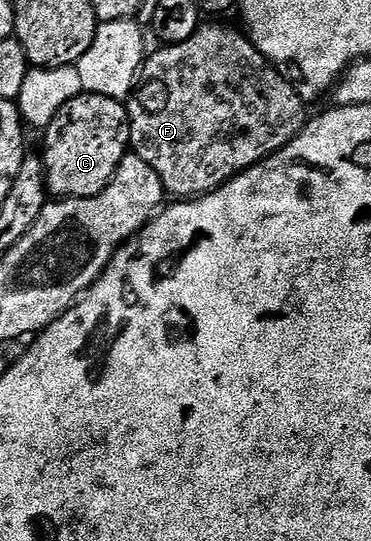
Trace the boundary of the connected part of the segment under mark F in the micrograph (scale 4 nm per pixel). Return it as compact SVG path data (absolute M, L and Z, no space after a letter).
M205 22L196 30L194 37L189 37L189 39L181 43L169 43L159 49L161 51L156 51L153 55L151 52L145 58L135 90L132 91L126 106L128 108L130 137L132 138L131 150L138 157L142 157L142 161L146 161L146 165L150 165L150 169L154 169L154 173L158 173L165 192L169 196L183 201L217 191L223 183L233 179L239 171L250 169L256 163L261 163L264 159L271 157L276 151L282 150L303 129L306 122L306 114L304 115L306 100L300 96L293 80L277 71L276 66L253 45L251 39L248 38L243 30L235 31L234 28L223 27L220 23Z

